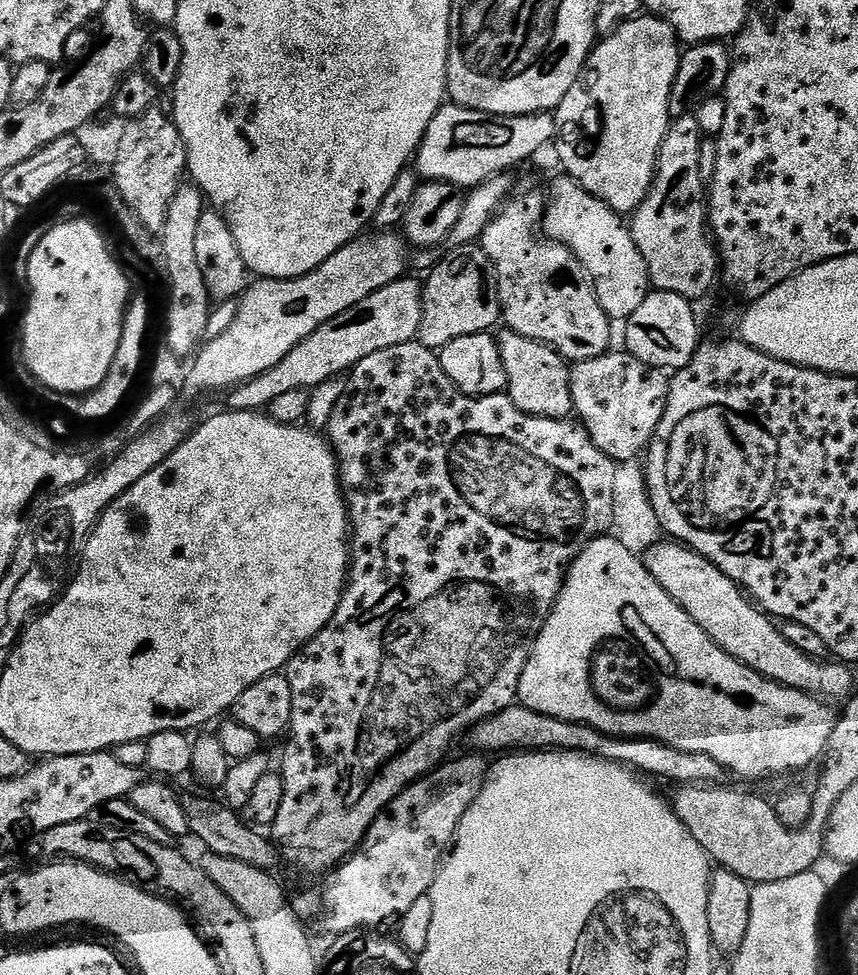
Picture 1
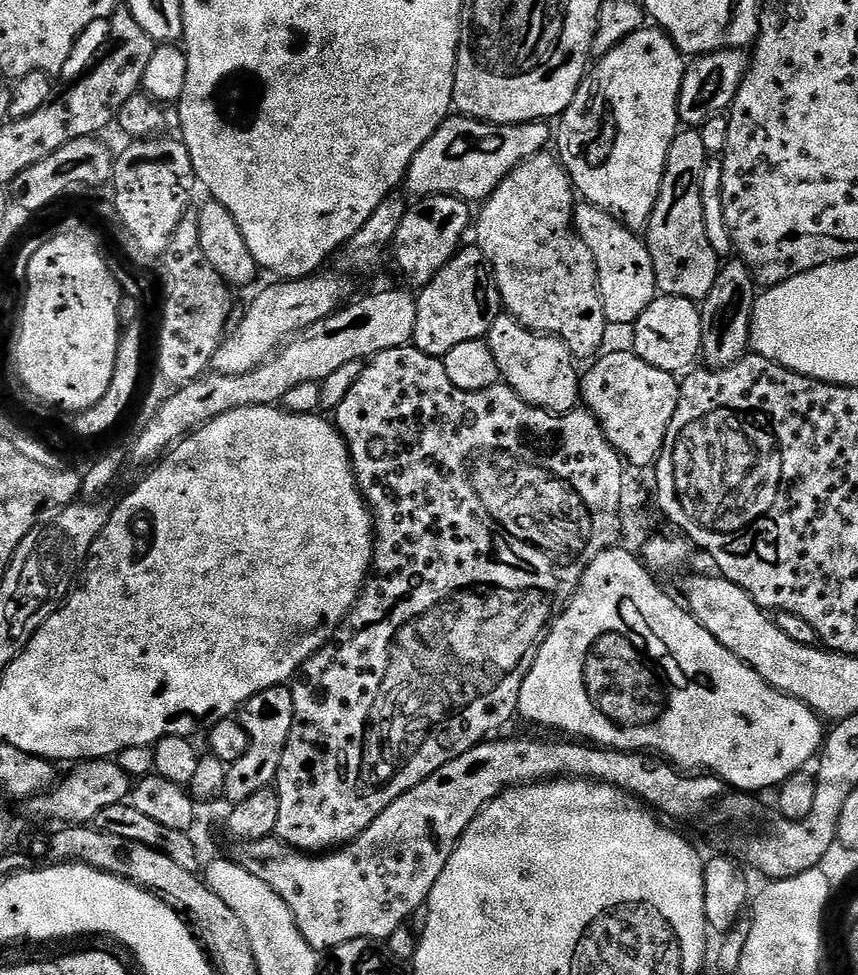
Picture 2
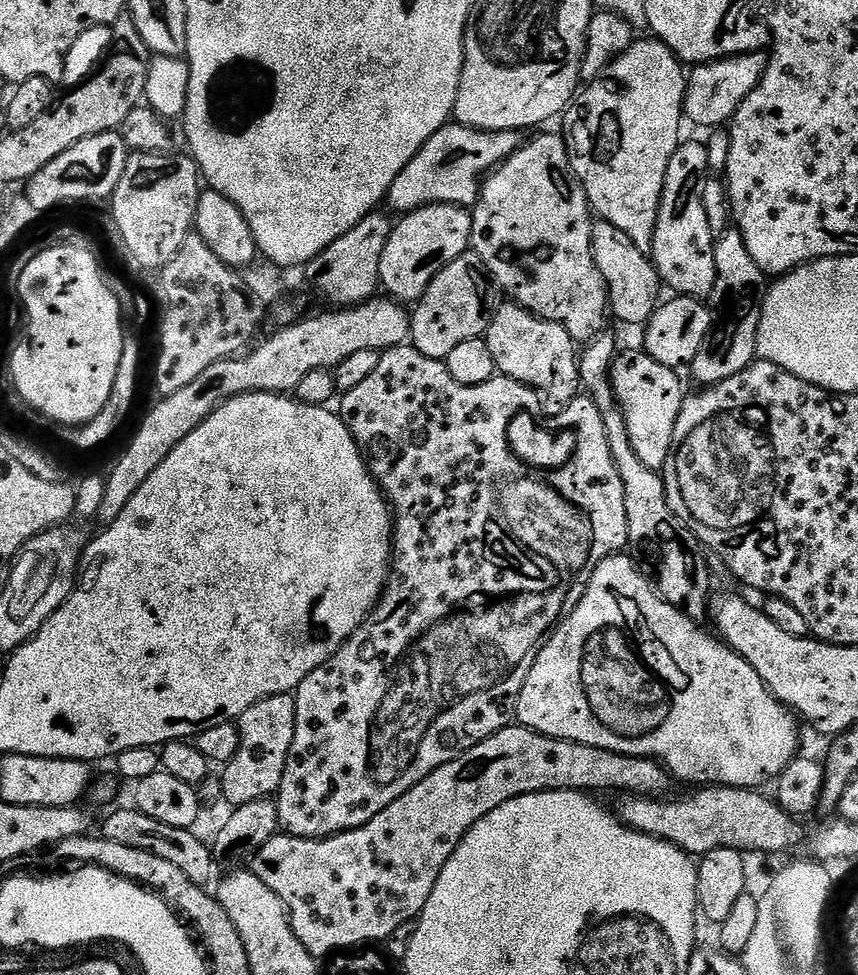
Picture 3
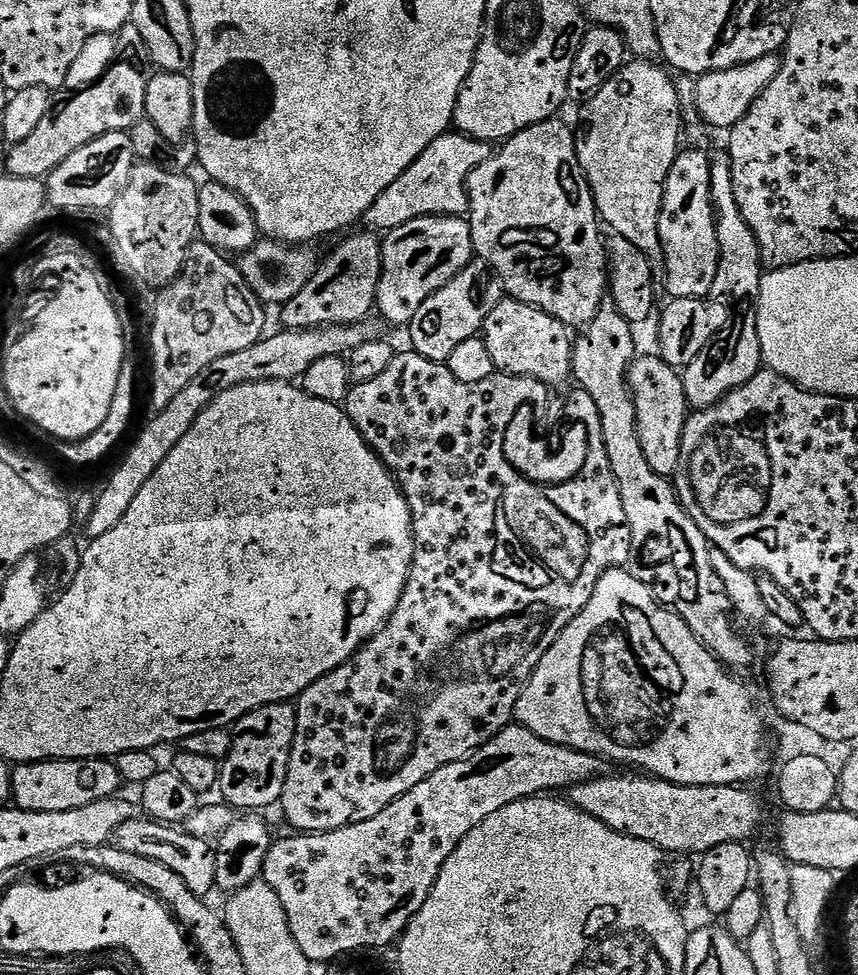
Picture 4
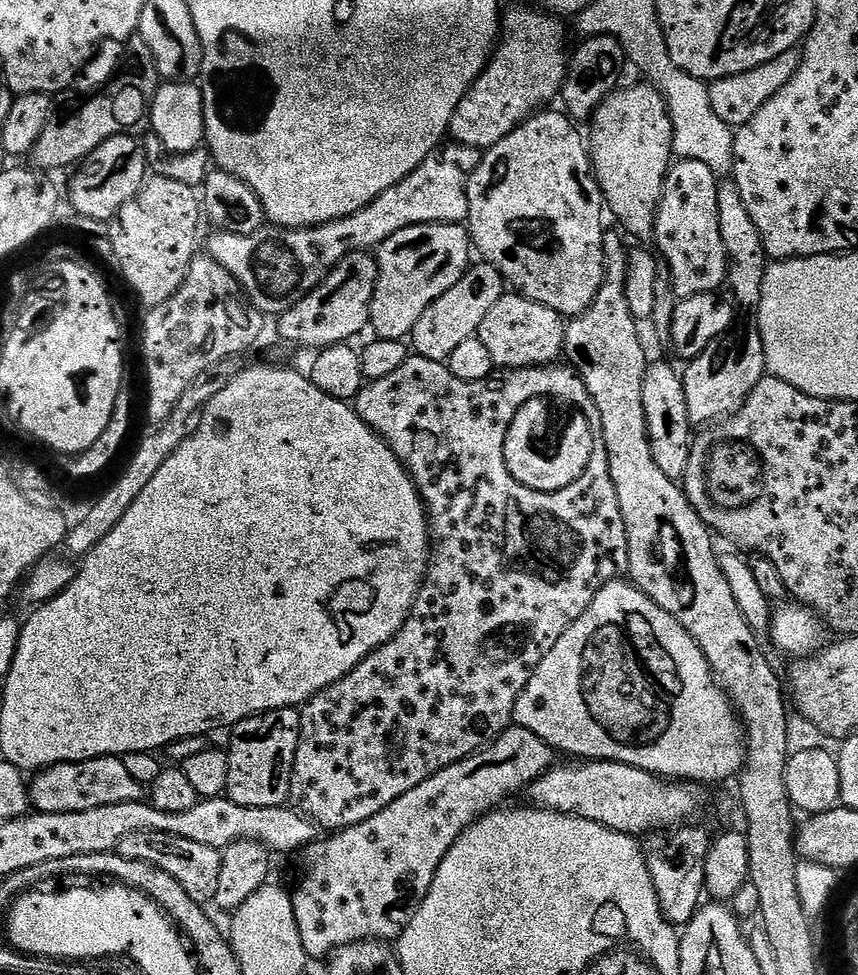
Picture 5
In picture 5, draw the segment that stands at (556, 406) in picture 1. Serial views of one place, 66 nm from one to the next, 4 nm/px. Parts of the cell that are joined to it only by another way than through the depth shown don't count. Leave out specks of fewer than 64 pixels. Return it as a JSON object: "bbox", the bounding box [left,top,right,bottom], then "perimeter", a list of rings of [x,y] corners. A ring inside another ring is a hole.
{"bbox":[478,290,565,369],"perimeter":[[[508,290],[494,302],[486,318],[482,318],[478,335],[497,369],[543,368],[564,356],[565,327],[565,317],[550,310],[550,306],[542,306],[542,302],[534,302],[515,290]]]}

